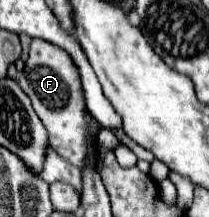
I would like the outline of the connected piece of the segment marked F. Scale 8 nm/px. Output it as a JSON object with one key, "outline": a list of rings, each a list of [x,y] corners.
{"outline":[[[33,38],[25,70],[19,76],[19,86],[31,98],[33,110],[37,112],[39,120],[47,130],[49,144],[67,162],[75,164],[77,168],[83,168],[83,164],[89,162],[89,154],[93,150],[93,146],[89,146],[91,142],[87,134],[93,120],[85,112],[85,98],[81,90],[79,70],[75,70],[71,56],[63,48],[47,44],[41,38]]]}

